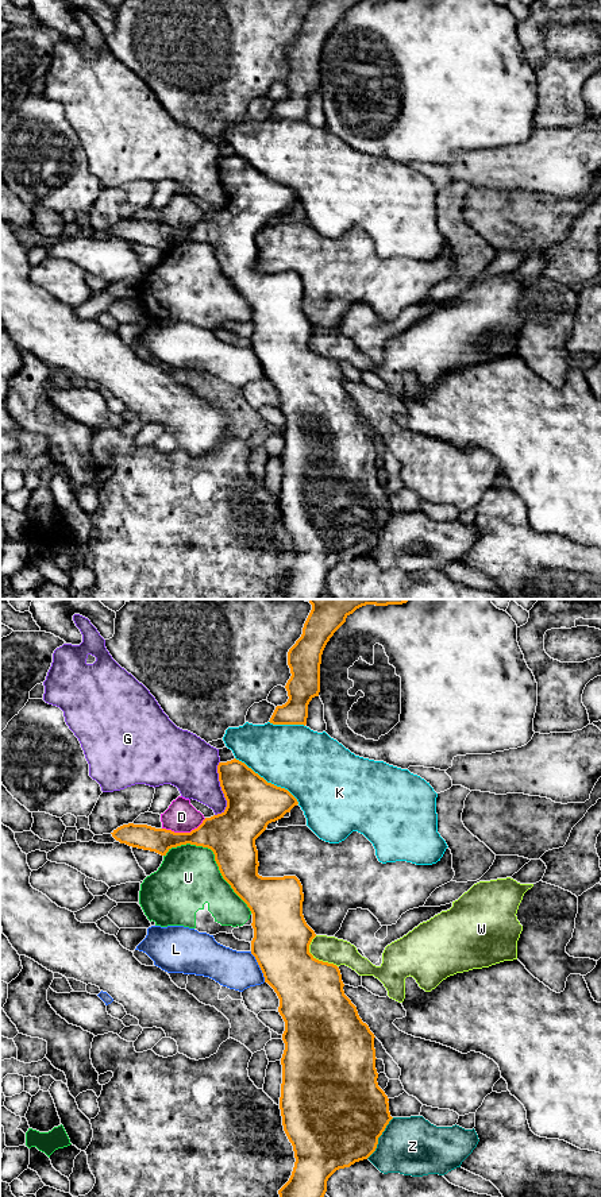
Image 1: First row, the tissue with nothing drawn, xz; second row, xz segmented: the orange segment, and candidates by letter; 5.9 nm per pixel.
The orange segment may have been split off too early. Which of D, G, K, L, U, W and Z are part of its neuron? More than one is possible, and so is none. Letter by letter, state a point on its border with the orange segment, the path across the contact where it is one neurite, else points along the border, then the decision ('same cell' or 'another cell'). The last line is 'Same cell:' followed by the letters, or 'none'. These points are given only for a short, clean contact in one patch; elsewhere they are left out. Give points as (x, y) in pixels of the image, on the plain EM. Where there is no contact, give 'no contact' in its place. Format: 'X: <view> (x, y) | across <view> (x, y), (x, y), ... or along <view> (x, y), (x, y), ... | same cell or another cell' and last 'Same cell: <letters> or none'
D: xz (184, 228) | another cell
G: xz (222, 185) | another cell
K: xz (266, 177) | another cell
L: xz (259, 362) | along xz (250, 347), (265, 377) | another cell
U: xz (215, 254) | another cell
W: xz (315, 354) | another cell
Z: xz (378, 532) | another cell
Same cell: none

